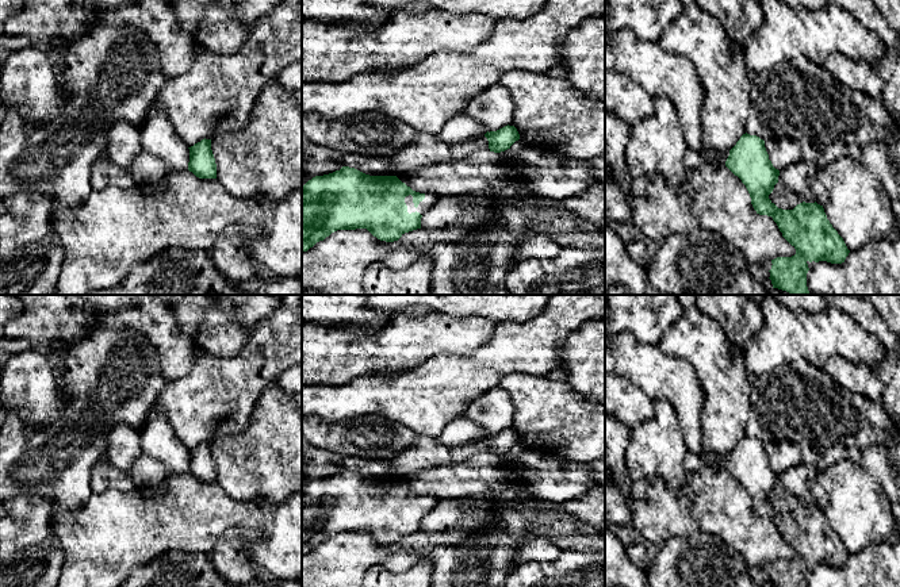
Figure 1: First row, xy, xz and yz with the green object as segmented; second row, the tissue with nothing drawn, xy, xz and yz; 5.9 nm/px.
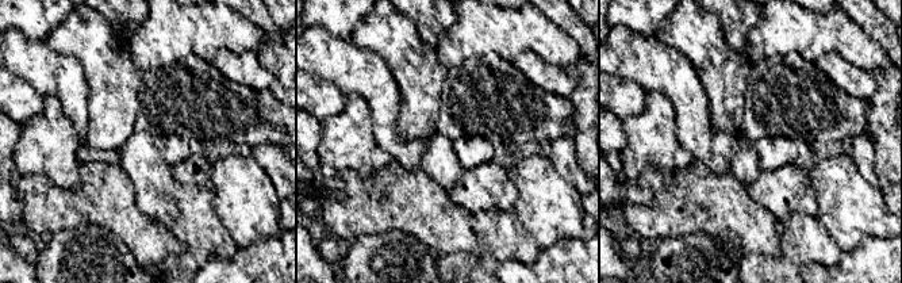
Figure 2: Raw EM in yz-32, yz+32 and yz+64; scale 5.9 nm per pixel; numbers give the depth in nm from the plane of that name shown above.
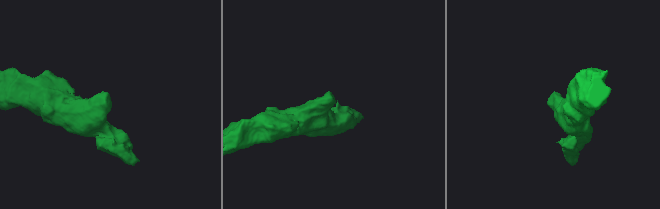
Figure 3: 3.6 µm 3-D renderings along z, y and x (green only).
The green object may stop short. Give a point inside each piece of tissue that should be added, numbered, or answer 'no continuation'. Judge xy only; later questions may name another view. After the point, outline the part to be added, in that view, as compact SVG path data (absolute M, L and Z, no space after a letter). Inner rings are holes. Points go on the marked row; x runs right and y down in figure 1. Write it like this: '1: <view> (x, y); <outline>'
no continuation

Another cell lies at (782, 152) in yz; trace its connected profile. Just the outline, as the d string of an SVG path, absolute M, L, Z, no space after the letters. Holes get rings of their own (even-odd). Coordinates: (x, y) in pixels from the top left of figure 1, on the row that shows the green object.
M775 138L765 142L769 160L780 172L790 165L803 161L800 142L789 138Z

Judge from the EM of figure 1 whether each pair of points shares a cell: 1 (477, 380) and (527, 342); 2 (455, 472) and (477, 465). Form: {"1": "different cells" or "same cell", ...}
{"1": "same cell", "2": "same cell"}

